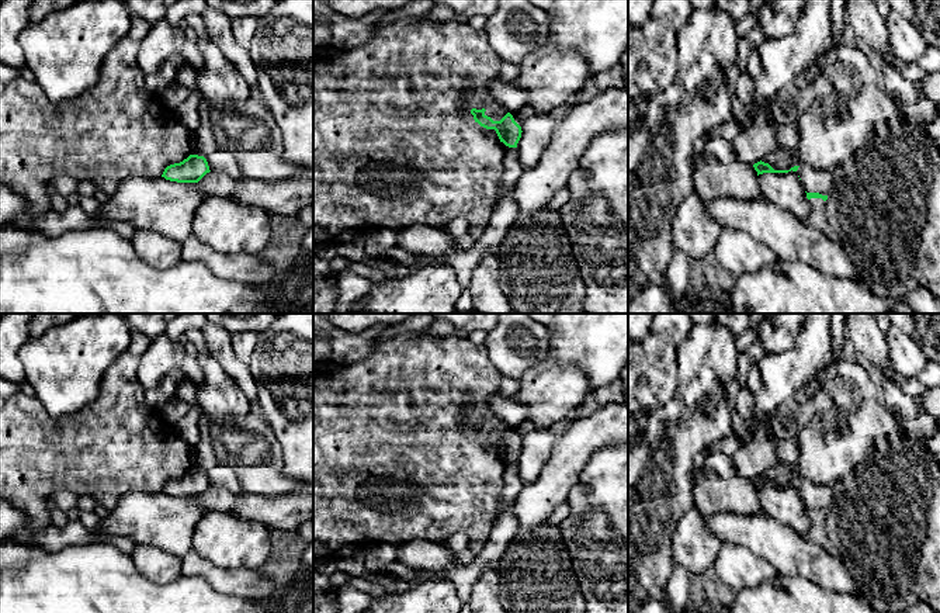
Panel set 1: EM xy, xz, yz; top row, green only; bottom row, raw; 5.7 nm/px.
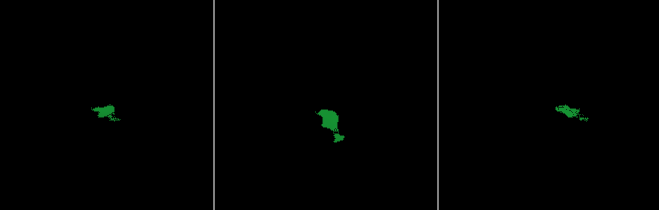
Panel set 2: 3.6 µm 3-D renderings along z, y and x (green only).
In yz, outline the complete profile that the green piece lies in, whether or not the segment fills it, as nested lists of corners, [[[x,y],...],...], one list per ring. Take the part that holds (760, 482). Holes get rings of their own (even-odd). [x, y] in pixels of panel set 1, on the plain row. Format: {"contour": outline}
{"contour": [[[757,477],[753,479],[755,485],[757,486],[757,491],[759,489],[763,489],[763,488],[788,488],[788,486],[797,486],[798,488],[798,492],[801,495],[801,499],[802,502],[805,503],[805,508],[807,508],[807,513],[811,515],[811,513],[822,513],[823,516],[828,515],[828,510],[829,508],[832,506],[833,503],[833,498],[835,498],[835,484],[829,484],[829,485],[816,485],[816,484],[812,484],[809,482],[808,479],[801,479],[801,481],[794,481],[791,482],[790,485],[774,485],[769,478],[764,478],[764,477]]]}

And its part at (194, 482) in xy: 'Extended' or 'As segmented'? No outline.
As segmented

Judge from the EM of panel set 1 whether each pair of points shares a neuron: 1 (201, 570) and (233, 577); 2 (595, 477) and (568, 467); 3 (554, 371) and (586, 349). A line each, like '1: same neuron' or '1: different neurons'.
1: same neuron
2: different neurons
3: different neurons

